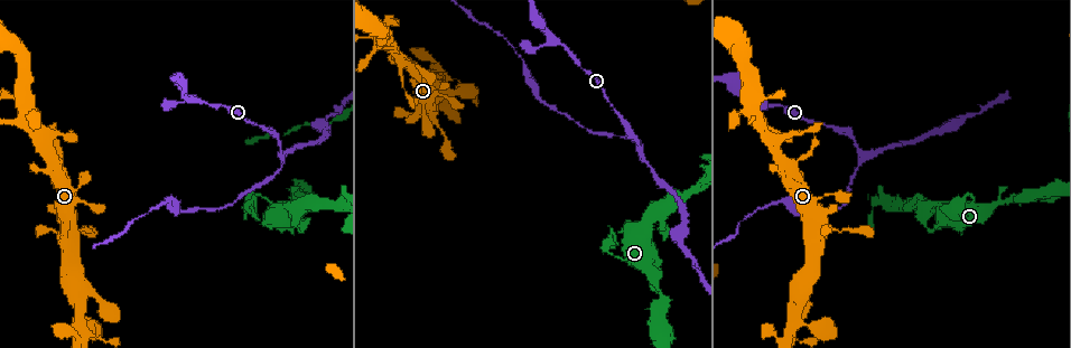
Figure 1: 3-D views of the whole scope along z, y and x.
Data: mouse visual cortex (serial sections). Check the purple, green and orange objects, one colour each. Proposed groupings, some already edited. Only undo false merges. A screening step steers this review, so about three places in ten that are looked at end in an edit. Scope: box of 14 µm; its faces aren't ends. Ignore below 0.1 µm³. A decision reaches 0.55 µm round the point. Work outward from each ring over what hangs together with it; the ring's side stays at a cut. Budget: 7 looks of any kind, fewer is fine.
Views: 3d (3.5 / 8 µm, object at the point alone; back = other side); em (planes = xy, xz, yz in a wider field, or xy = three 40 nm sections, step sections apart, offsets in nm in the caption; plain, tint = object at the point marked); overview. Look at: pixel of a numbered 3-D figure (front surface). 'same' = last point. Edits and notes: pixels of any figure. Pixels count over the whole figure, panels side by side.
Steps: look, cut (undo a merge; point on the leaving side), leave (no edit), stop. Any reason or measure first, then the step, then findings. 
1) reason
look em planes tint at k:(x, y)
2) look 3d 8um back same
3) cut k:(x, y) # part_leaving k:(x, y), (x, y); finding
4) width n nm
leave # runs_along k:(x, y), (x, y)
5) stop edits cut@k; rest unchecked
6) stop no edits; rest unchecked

sharp bend
look 3d 3.5um at 1:(772, 141)

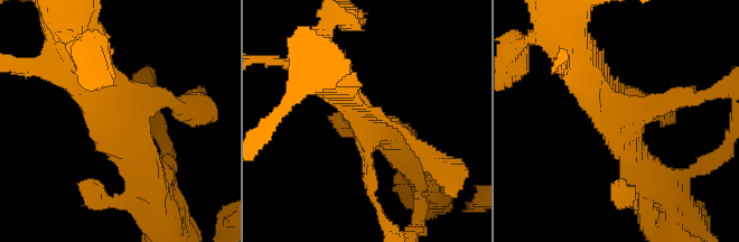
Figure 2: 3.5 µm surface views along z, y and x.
need the tissue
look em xy step 1 tint at 2:(366, 119)

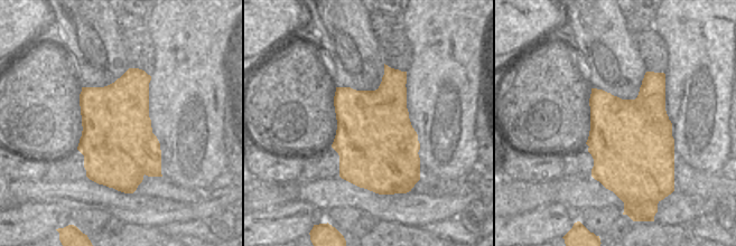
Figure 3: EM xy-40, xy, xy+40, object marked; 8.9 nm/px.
leave # runs_along 2:(148, 176), (145, 161), (75, 58); one cell here

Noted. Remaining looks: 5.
two arms in line, one across
look 3d 3.5um at 1:(197, 99)

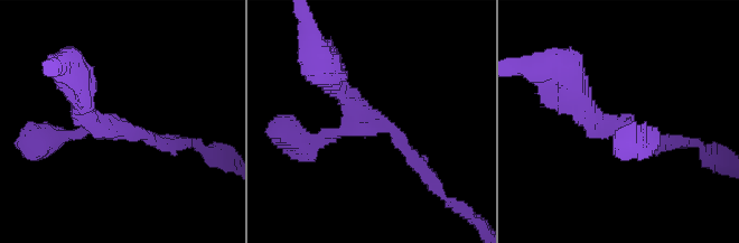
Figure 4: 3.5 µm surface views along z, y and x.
arms 3; arm_widths 150, 200, 250 nm
look em xy step 5 tint at 4:(120, 128)

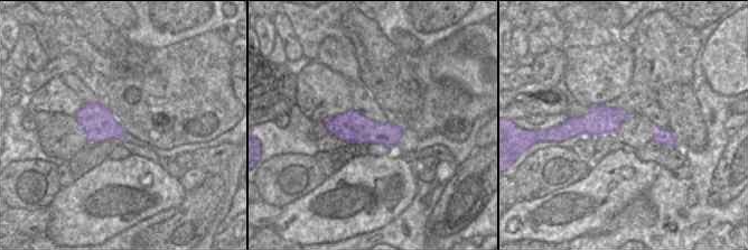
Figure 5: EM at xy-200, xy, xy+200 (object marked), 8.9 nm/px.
leave # runs_along 4:(423, 169), (330, 75); all the same cell

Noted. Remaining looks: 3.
branch point
look 3d 8um back at 1:(655, 208)

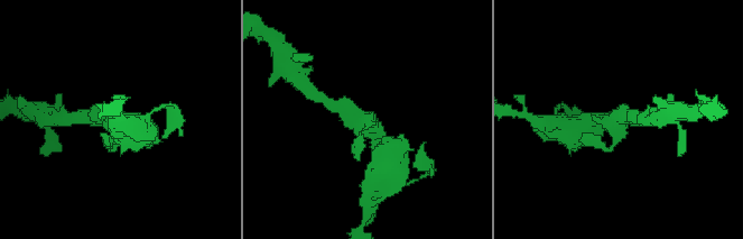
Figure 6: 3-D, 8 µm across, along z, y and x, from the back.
look 3d 3.5um at 6:(614, 122)

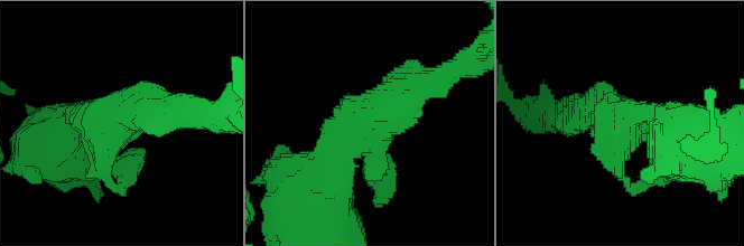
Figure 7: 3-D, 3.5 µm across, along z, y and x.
leave # runs_along 7:(306, 166), (416, 88); one cell here

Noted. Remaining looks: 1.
stop no edits; rest unchecked

